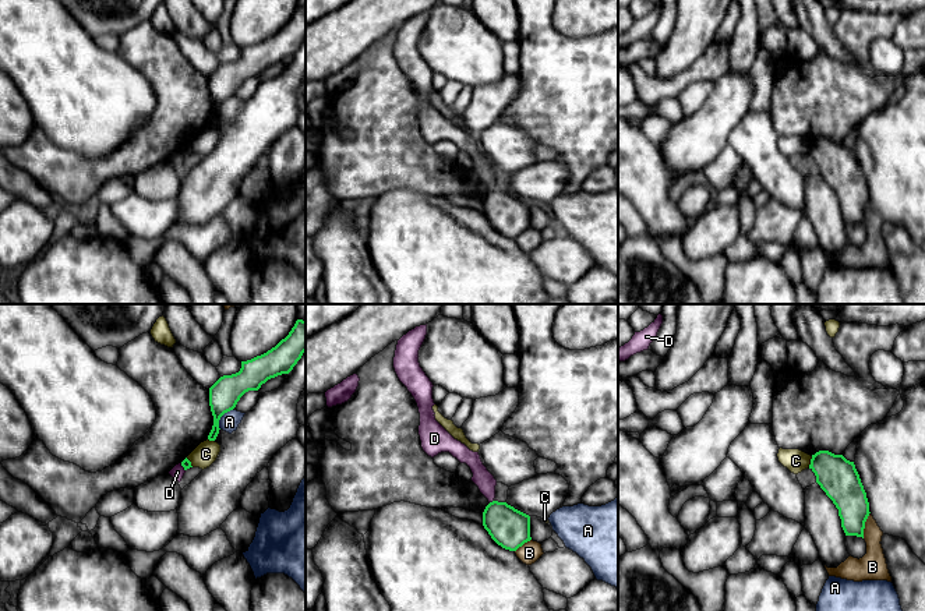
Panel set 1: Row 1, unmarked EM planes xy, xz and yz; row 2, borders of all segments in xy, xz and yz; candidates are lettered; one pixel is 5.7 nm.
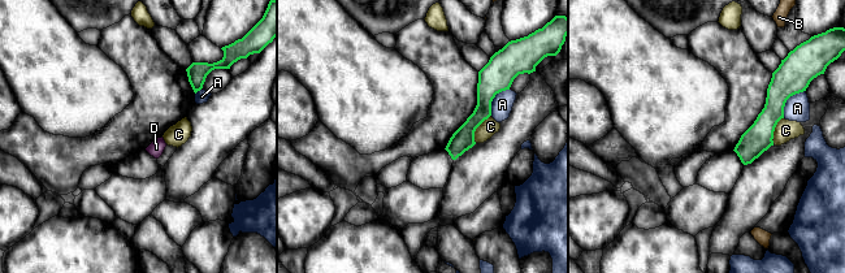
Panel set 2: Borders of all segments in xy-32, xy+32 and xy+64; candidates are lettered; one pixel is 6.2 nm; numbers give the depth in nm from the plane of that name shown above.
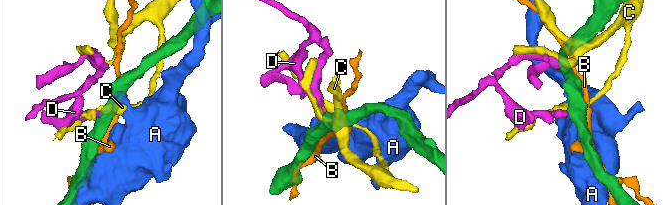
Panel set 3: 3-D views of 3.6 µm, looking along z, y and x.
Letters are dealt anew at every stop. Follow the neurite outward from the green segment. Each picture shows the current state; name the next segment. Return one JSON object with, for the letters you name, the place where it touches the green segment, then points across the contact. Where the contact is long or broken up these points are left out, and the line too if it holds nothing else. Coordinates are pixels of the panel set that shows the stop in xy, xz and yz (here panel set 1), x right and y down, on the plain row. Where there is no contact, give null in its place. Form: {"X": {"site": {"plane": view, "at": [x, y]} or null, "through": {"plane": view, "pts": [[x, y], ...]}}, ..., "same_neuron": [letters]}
{"same_neuron": []}

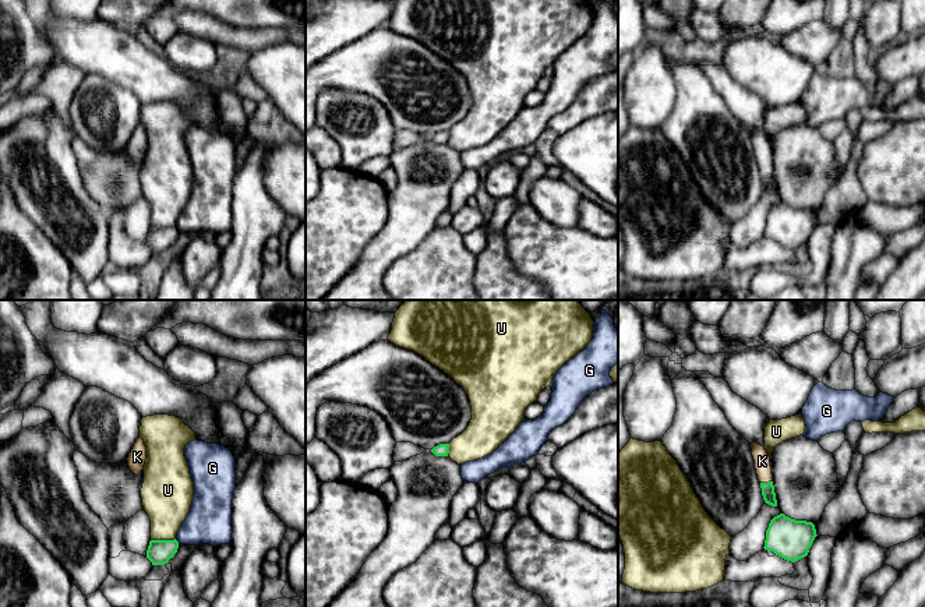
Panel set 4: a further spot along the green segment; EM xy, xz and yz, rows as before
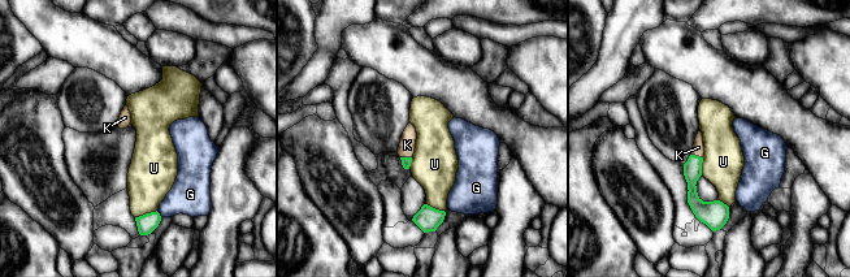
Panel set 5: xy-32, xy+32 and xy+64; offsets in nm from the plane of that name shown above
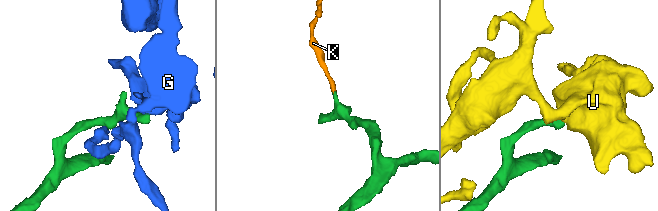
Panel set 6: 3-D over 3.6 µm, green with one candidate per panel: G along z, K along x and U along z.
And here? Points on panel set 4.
{"K": {"site": {"plane": "yz", "at": [766, 170]}, "through": {"plane": "yz", "pts": [[768, 176], [766, 170], [762, 148]]}}, "same_neuron": ["K"]}

